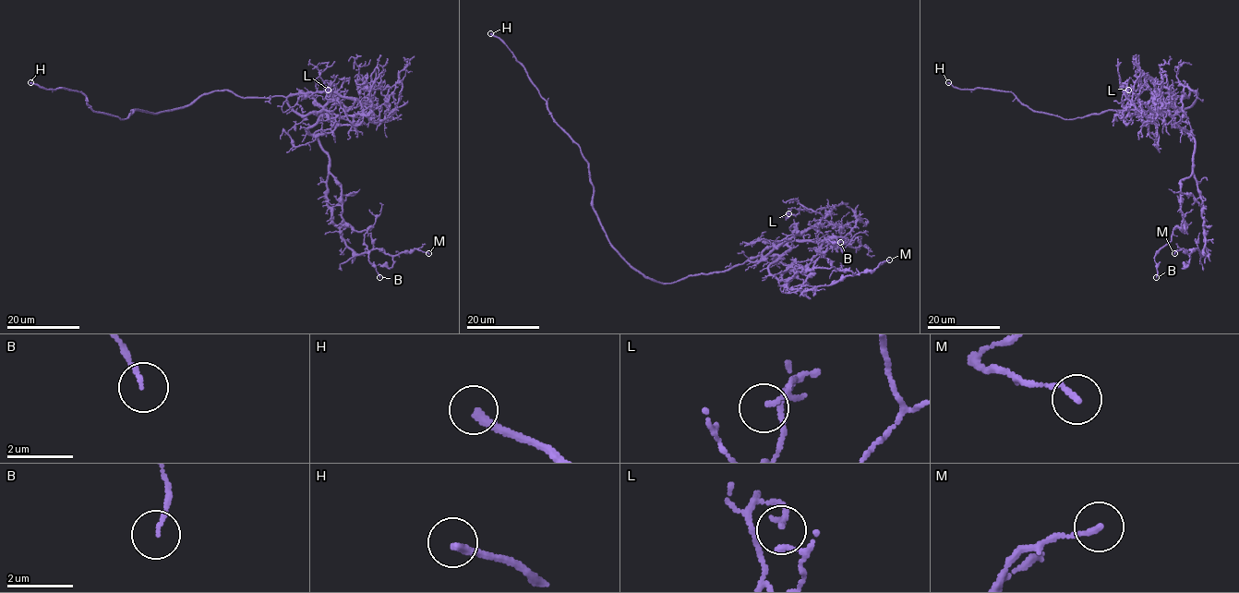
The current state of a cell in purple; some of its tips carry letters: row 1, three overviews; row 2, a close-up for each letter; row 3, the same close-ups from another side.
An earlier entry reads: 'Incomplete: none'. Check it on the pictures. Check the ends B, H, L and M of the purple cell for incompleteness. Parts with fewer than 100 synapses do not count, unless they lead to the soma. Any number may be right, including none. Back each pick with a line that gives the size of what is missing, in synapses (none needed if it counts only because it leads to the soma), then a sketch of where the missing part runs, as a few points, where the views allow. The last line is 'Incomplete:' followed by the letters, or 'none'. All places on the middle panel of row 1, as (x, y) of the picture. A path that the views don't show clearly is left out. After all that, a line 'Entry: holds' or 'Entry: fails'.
Incomplete: H
Entry: fails

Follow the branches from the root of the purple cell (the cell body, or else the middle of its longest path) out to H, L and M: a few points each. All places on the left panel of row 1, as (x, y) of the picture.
H: (245, 98), (216, 90), (181, 107), (157, 113), (134, 109), (122, 119), (94, 111), (82, 92), (30, 82)
L: (245, 98), (282, 96), (300, 114), (361, 114), (358, 125), (338, 100), (325, 97), (328, 90)
M: (245, 98), (325, 90), (328, 102), (308, 131), (329, 160), (326, 202), (340, 237), (358, 254), (428, 253)

